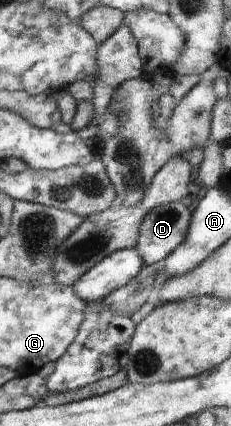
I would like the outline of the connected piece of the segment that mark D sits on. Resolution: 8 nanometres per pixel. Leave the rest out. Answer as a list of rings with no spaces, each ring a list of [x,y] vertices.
[[[185,201],[171,202],[150,209],[141,220],[136,244],[134,245],[136,252],[142,259],[143,266],[157,264],[162,259],[165,259],[167,255],[171,254],[172,251],[183,241],[183,239],[187,237],[191,218],[192,212],[187,208],[187,202]]]

